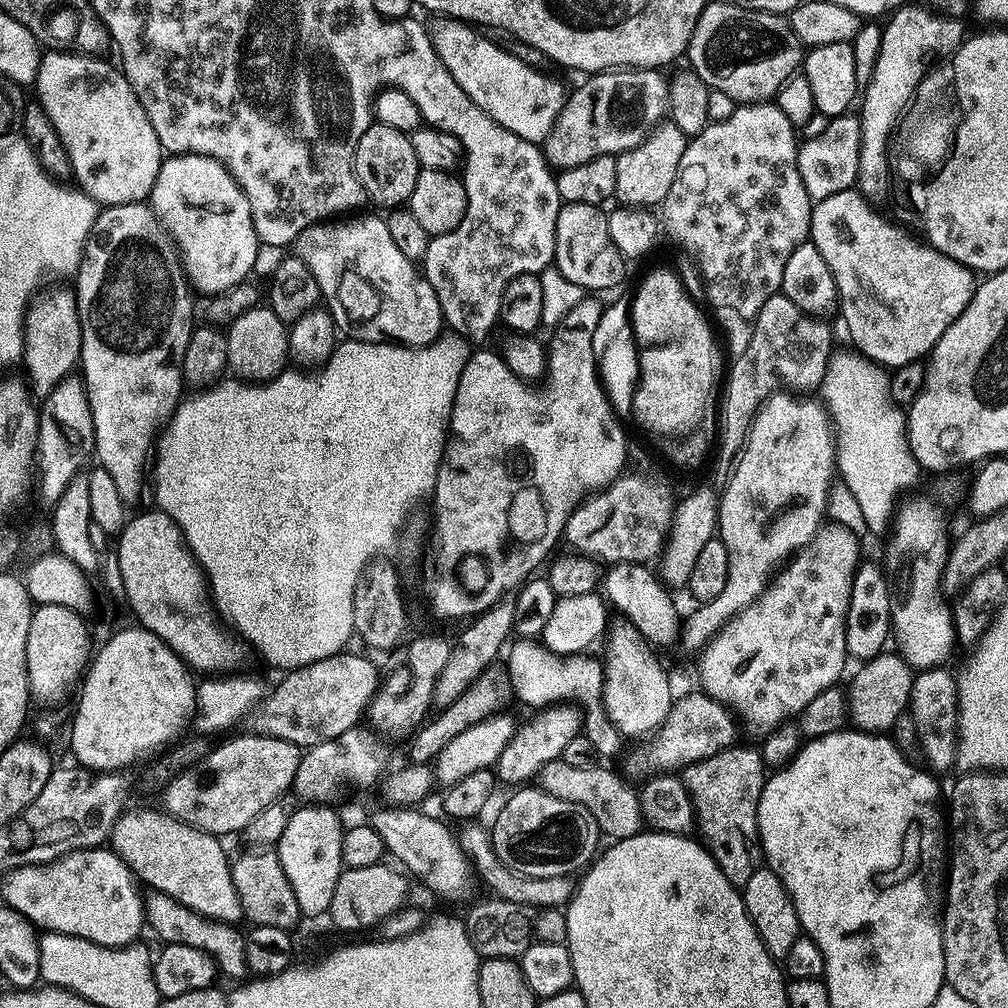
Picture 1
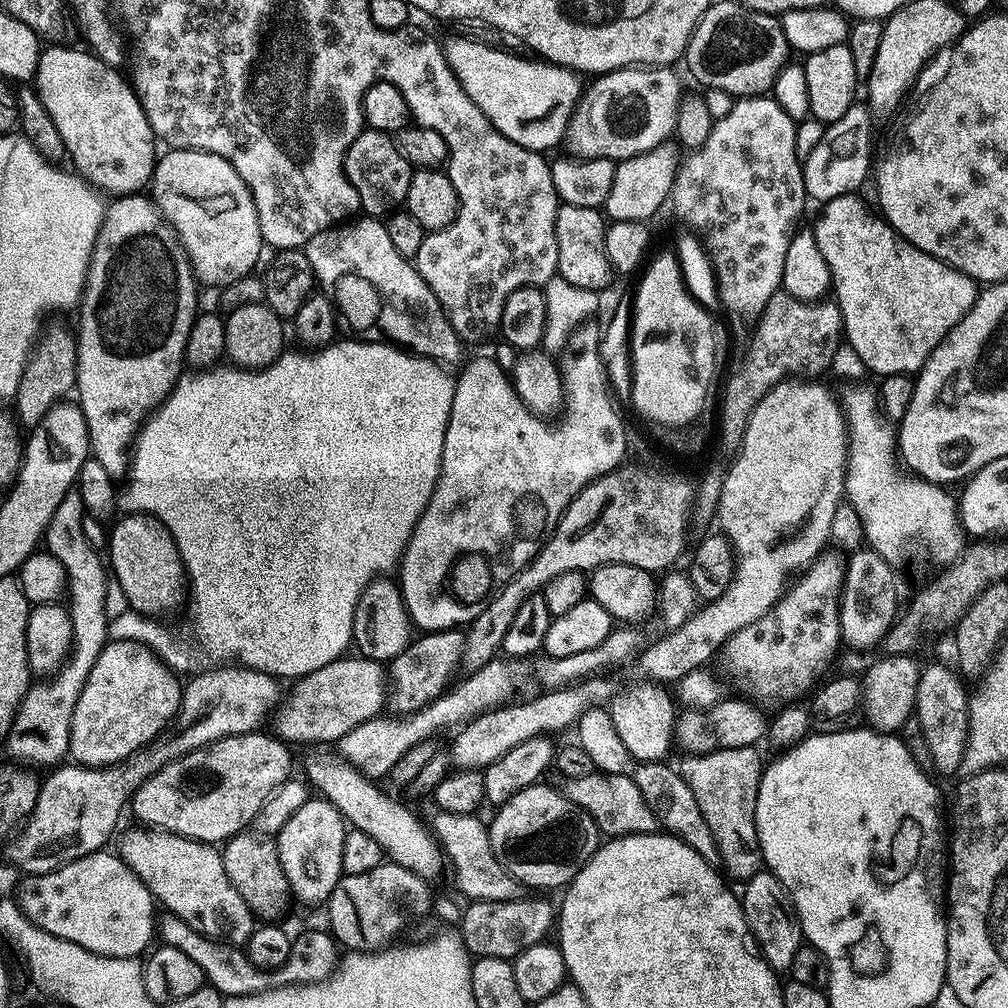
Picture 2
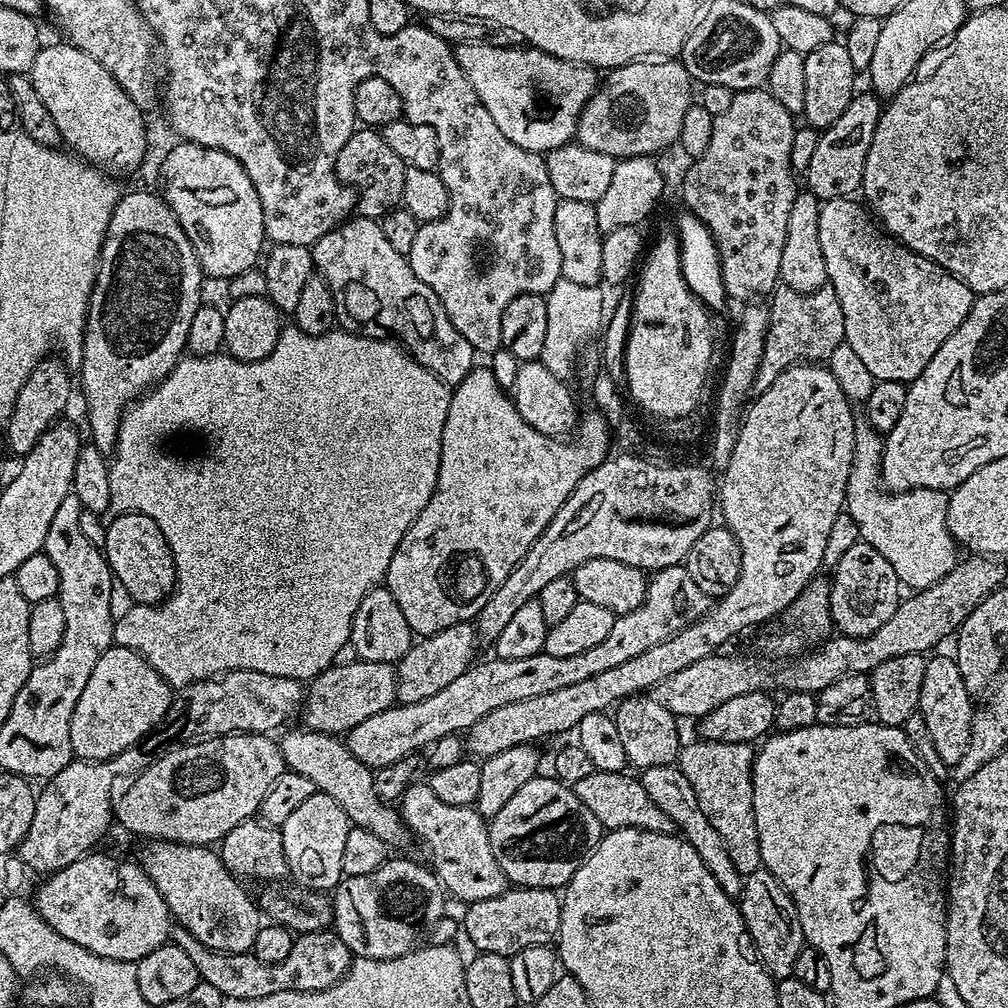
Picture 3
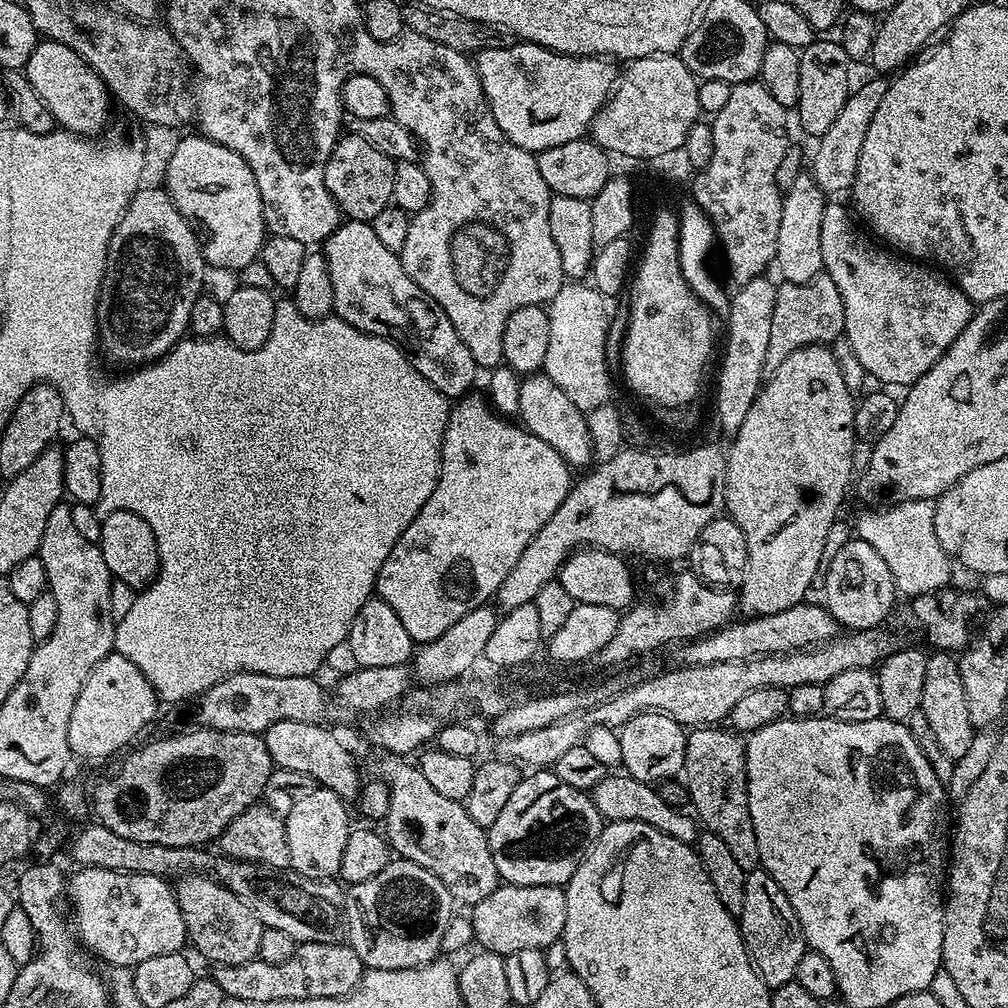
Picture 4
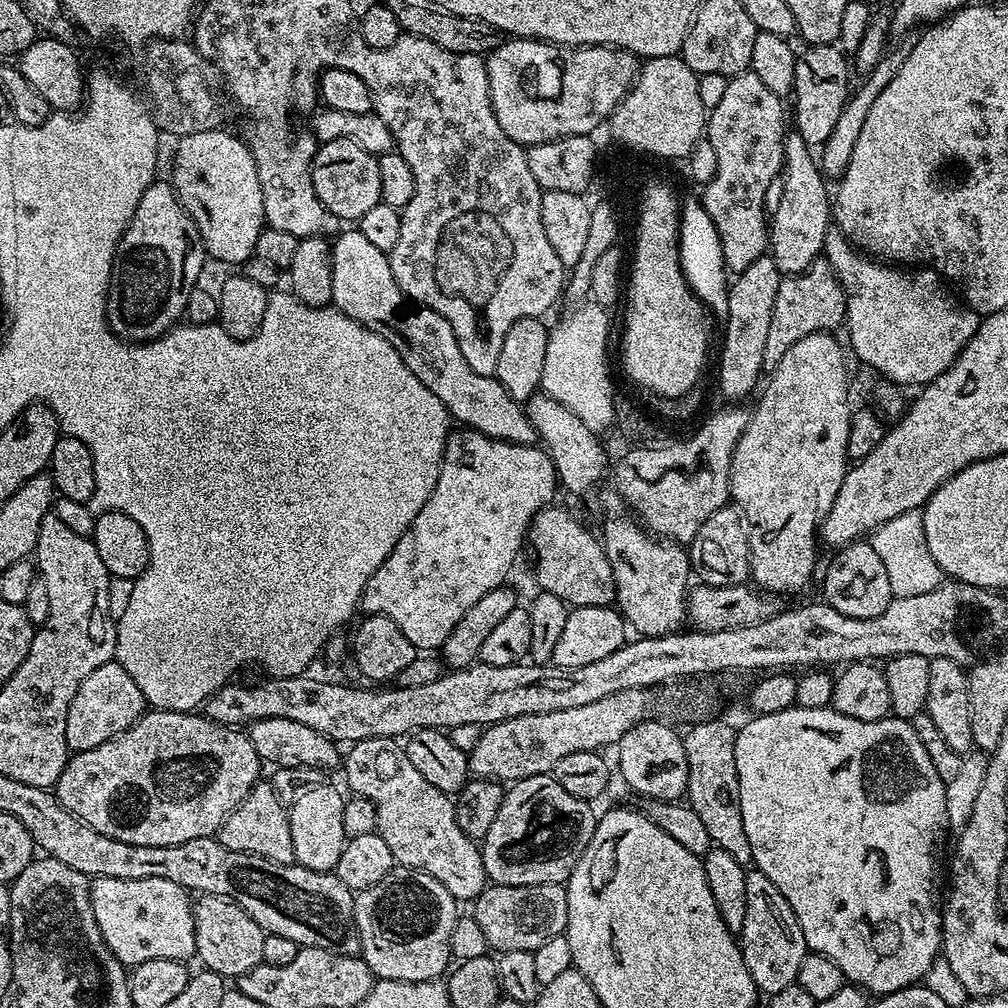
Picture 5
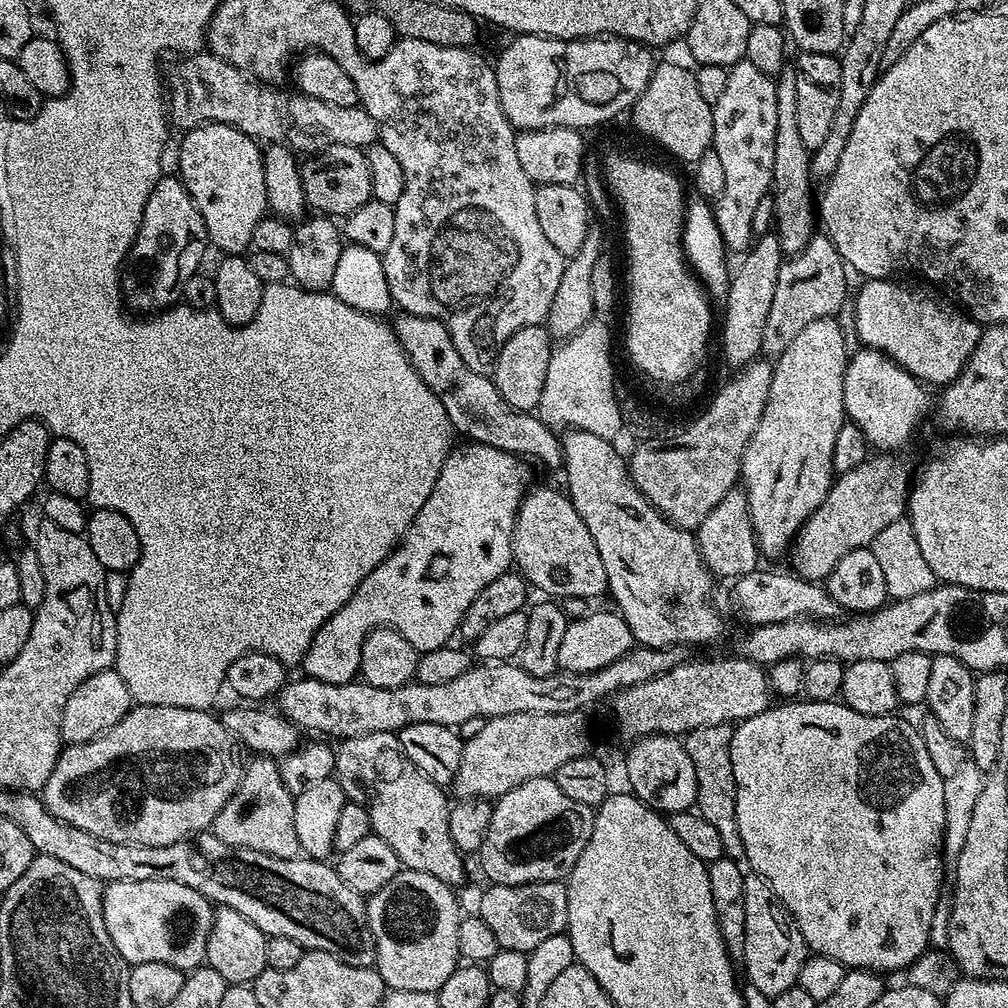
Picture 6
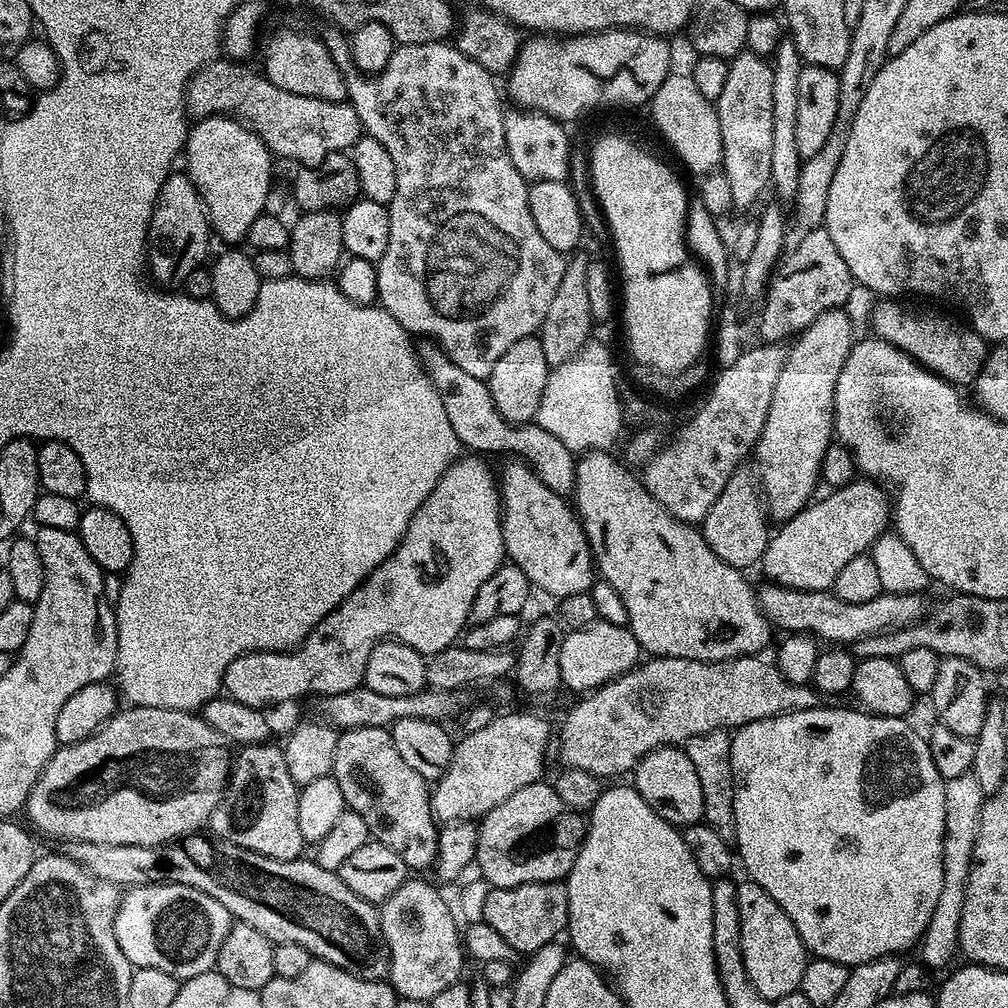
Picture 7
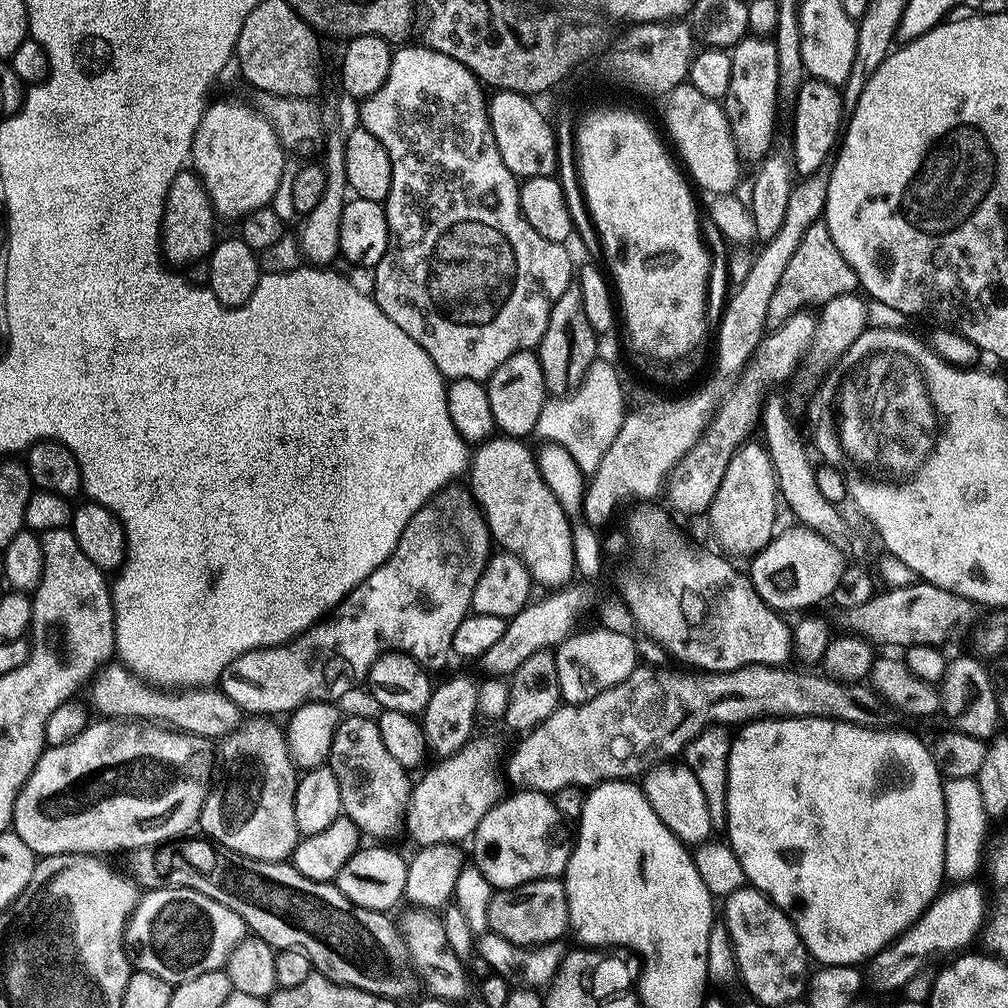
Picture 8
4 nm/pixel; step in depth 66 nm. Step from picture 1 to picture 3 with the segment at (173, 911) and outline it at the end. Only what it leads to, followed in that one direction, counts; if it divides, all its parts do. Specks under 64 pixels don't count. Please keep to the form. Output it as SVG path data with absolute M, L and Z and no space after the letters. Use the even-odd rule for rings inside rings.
M176 926L170 932L171 943L177 944L186 954L190 954L194 966L198 966L203 983L214 986L229 1000L253 1000L266 998L266 994L279 992L317 992L334 986L348 973L352 965L352 951L342 942L335 931L301 932L290 946L290 954L277 964L263 964L258 958L247 952L215 952L212 948L202 946L194 934Z

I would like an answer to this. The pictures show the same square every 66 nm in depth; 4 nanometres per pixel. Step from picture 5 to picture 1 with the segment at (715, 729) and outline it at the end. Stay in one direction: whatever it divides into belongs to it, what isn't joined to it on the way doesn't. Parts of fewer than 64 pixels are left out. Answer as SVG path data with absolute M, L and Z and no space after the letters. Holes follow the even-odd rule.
M733 746L683 769L684 789L692 800L694 828L714 862L730 883L742 886L762 864L758 802L764 789L766 765L759 751Z

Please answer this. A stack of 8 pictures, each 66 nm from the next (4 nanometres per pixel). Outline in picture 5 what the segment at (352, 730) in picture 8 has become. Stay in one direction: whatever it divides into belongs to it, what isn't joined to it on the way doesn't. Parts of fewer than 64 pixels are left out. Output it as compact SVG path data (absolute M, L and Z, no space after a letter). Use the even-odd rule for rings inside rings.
M387 736L386 738L366 738L355 741L352 748L342 760L342 773L348 783L347 791L357 796L365 796L372 800L377 810L377 824L375 831L379 832L382 842L390 846L393 861L402 868L417 868L442 882L446 890L457 902L475 901L480 891L489 883L484 869L484 854L478 847L477 841L469 838L458 826L456 806L449 793L438 790L414 770L410 758L403 750L399 739Z

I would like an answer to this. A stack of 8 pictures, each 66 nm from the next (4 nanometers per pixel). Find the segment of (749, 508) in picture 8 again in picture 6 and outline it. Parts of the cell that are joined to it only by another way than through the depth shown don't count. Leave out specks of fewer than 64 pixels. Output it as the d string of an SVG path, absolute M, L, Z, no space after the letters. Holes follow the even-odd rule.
M733 490L702 518L702 522L694 529L696 545L700 556L713 577L725 576L729 582L757 571L761 563L760 547L756 545L756 535L752 529L752 519L748 509L748 494L744 490Z

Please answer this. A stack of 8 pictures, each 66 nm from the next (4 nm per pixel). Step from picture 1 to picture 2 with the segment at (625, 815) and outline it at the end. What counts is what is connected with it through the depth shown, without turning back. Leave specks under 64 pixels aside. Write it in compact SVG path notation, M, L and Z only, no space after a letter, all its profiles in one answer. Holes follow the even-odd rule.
M593 770L580 776L569 776L564 782L564 796L586 810L605 837L647 836L657 831L656 816L650 806L646 806L646 798L642 798L642 790L633 777Z

